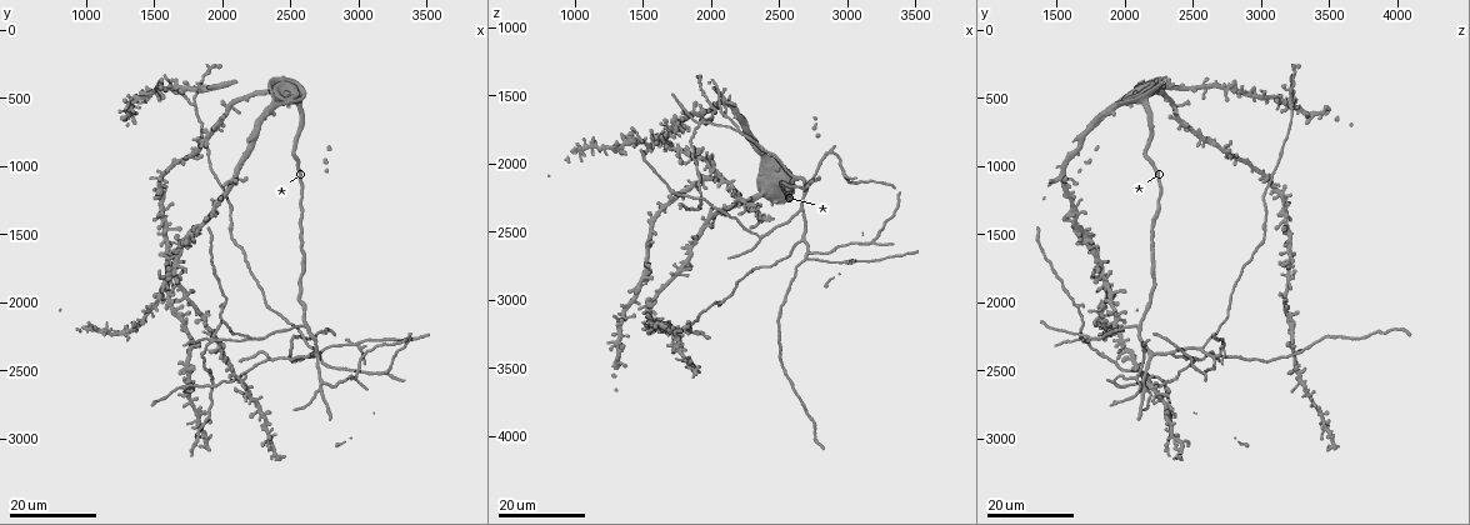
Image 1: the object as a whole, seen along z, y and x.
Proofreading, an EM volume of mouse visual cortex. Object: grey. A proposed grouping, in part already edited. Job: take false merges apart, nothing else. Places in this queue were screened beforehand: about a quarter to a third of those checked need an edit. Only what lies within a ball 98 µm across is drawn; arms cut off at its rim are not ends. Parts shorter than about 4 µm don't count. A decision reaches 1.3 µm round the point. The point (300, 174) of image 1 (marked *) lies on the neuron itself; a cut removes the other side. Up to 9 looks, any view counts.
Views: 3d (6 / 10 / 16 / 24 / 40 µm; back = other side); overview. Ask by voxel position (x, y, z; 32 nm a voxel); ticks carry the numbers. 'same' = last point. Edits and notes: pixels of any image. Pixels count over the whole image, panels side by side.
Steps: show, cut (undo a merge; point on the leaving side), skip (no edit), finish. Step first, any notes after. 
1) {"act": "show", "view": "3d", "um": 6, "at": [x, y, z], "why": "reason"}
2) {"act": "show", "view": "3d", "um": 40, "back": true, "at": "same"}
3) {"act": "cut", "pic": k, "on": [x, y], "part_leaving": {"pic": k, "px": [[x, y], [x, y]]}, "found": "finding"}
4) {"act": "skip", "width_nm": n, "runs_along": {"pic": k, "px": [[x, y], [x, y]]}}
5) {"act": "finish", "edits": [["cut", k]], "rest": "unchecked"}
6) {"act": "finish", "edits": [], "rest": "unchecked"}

{"act": "show", "view": "3d", "um": 24, "at": [3000, 2320, 2720], "why": "four-way junction"}

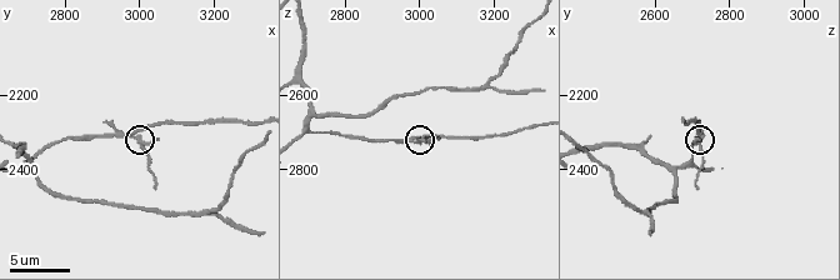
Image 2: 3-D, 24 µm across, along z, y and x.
{"act": "show", "view": "3d", "um": 10, "at": [2990, 2310, 2720]}

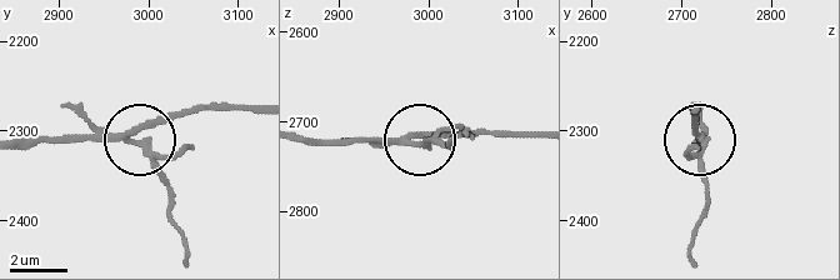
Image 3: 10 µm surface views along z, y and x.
{"act": "show", "view": "3d", "um": 10, "back": true, "at": [2990, 2305, 2720]}

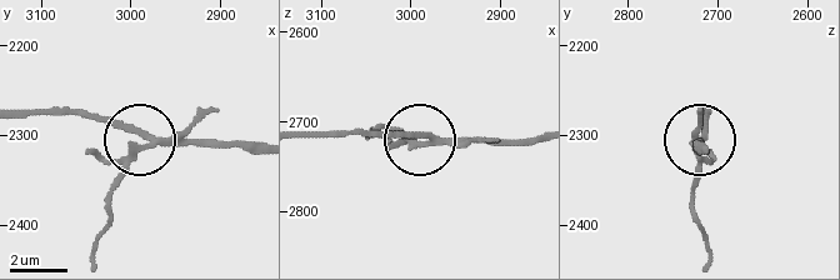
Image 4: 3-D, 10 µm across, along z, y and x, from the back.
{"act": "cut", "pic": 4, "on": [129, 160], "width_nm": 220, "part_leaving": {"pic": 4, "px": [[160, 140], [141, 148], [131, 161], [94, 255]]}, "found": "a second neuron is stuck on"}

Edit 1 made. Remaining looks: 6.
{"act": "show", "view": "3d", "um": 10, "at": [2680, 2350, 2560]}

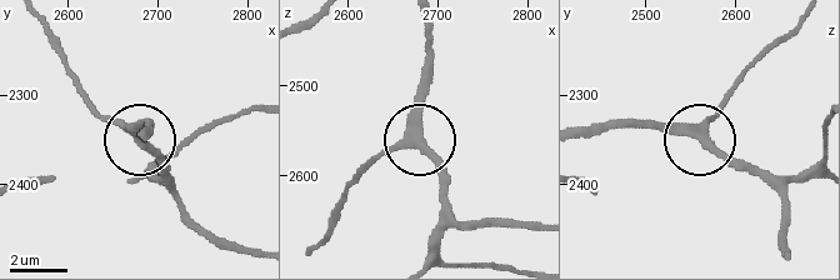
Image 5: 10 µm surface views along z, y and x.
{"act": "show", "view": "3d", "um": 6, "at": [2680, 2350, 2570]}

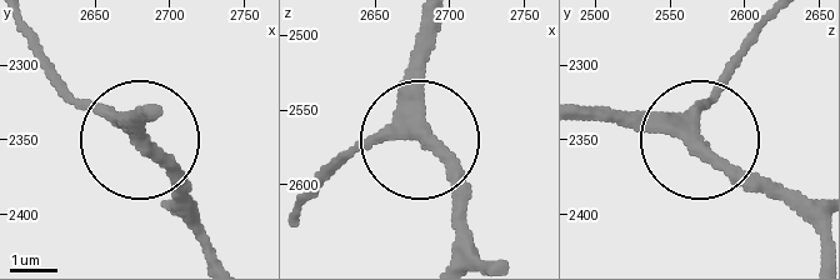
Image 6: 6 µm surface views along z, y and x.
{"act": "skip", "width_nm": 280, "runs_along": {"pic": 6, "px": [[438, 20], [421, 139], [469, 231]]}, "found": "all the same neuron"}

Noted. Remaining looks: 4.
{"act": "show", "view": "3d", "um": 24, "at": [2200, 2680, 2260]}

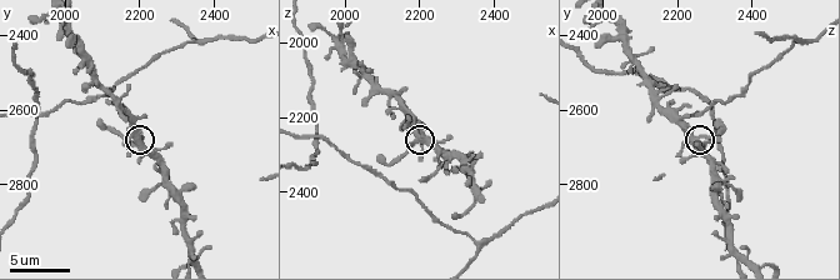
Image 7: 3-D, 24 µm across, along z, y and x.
{"act": "show", "view": "3d", "um": 6, "at": [2200, 2690, 2260]}

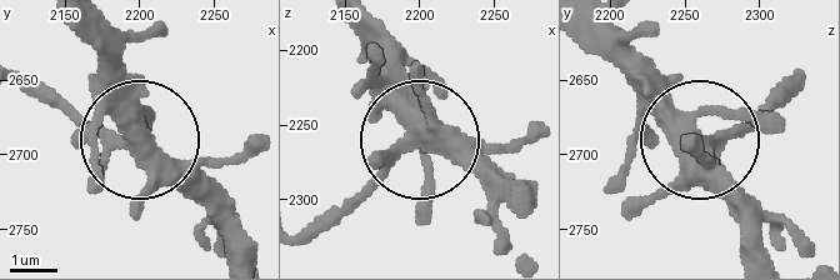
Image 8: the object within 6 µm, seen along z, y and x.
{"act": "skip", "side_arm_um": 5, "found": "one neuron here"}

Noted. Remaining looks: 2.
{"act": "show", "view": "3d", "um": 16, "at": [1940, 2260, 1680], "why": "looks like a crossing"}

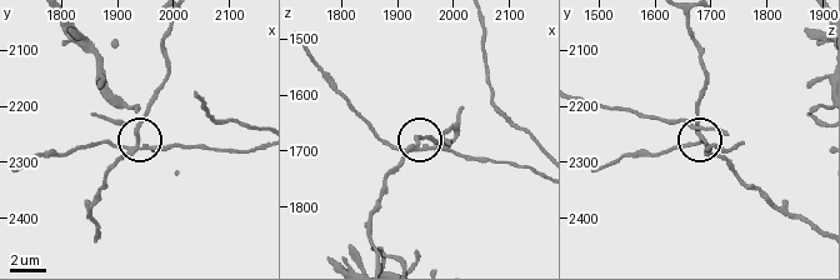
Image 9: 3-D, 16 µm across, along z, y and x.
{"act": "show", "view": "3d", "um": 10, "at": [1935, 2270, 1695]}

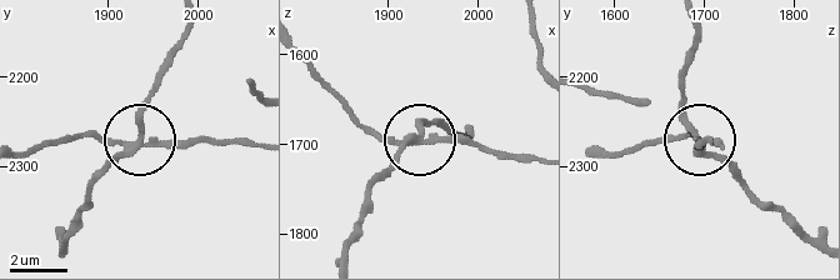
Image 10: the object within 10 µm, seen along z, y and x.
{"act": "cut", "pic": 10, "on": [139, 105], "part_leaving": {"pic": 10, "px": [[134, 143], [89, 194], [65, 248]]}, "found": "a second neuron is stuck on"}

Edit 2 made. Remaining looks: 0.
{"act": "finish", "edits": [["cut", 4], ["cut", 10]], "rest": "unchecked"}

